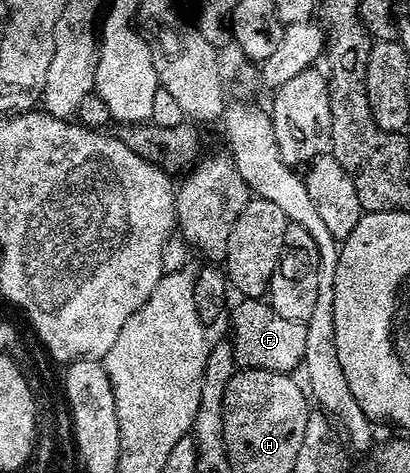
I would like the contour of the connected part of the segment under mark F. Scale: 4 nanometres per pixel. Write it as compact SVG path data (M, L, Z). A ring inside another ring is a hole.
M242 297L237 300L239 303L233 304L232 310L229 312L228 319L230 317L230 336L228 336L228 342L234 349L234 362L239 368L245 369L251 367L252 369L264 369L265 371L281 371L283 373L293 372L293 367L296 369L302 367L302 358L304 357L304 340L308 337L308 329L306 324L300 321L288 321L288 317L280 317L280 313L276 313L276 309L270 307L269 302L263 301L258 297Z

